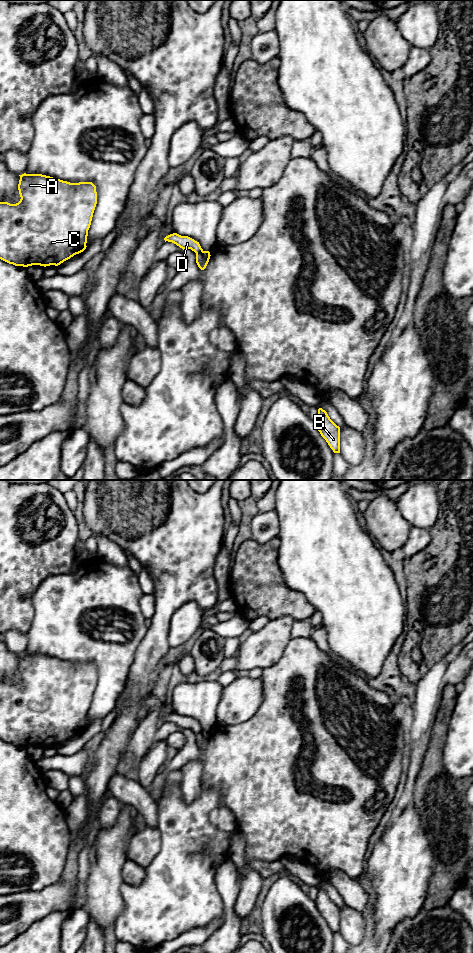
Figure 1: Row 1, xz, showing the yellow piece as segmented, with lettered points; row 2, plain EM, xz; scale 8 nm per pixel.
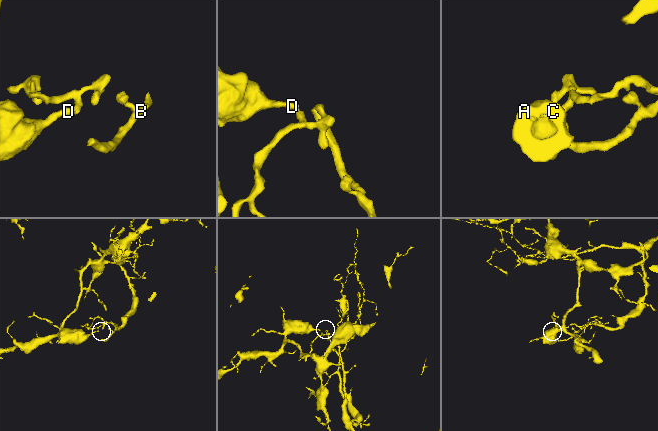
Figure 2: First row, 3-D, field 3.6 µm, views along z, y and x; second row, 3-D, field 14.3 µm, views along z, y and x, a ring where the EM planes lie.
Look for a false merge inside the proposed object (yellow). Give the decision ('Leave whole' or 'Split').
Split

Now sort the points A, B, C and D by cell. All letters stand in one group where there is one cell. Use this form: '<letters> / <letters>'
A C D / B

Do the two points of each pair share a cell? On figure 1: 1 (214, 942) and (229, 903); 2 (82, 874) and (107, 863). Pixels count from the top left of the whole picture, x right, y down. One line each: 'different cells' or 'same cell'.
1: same cell
2: different cells

